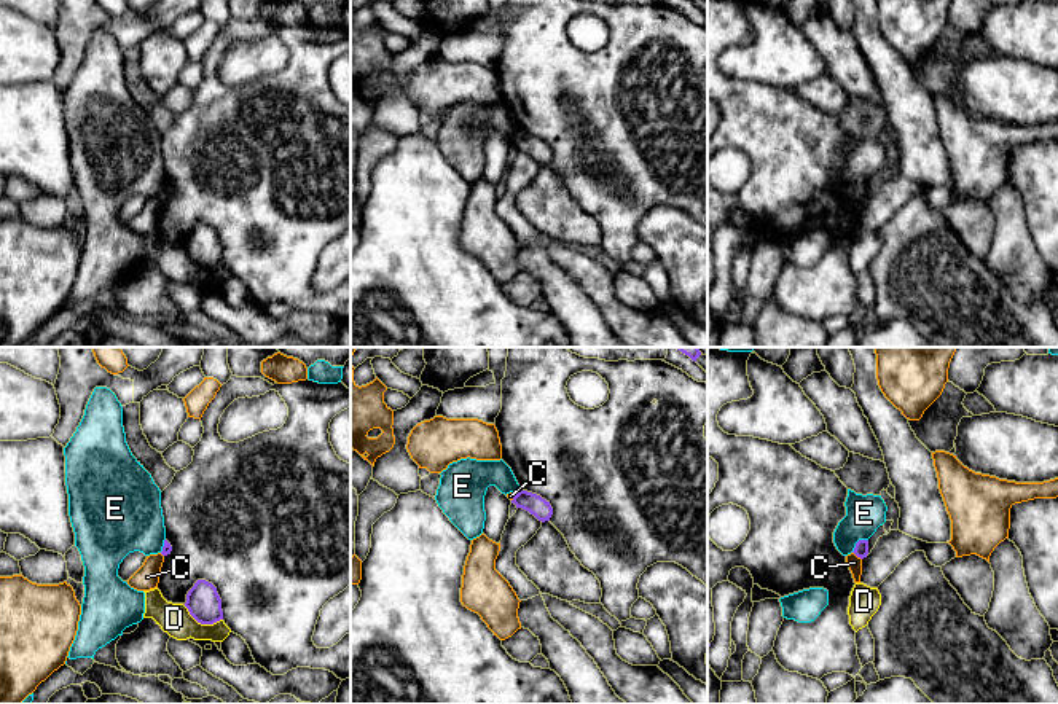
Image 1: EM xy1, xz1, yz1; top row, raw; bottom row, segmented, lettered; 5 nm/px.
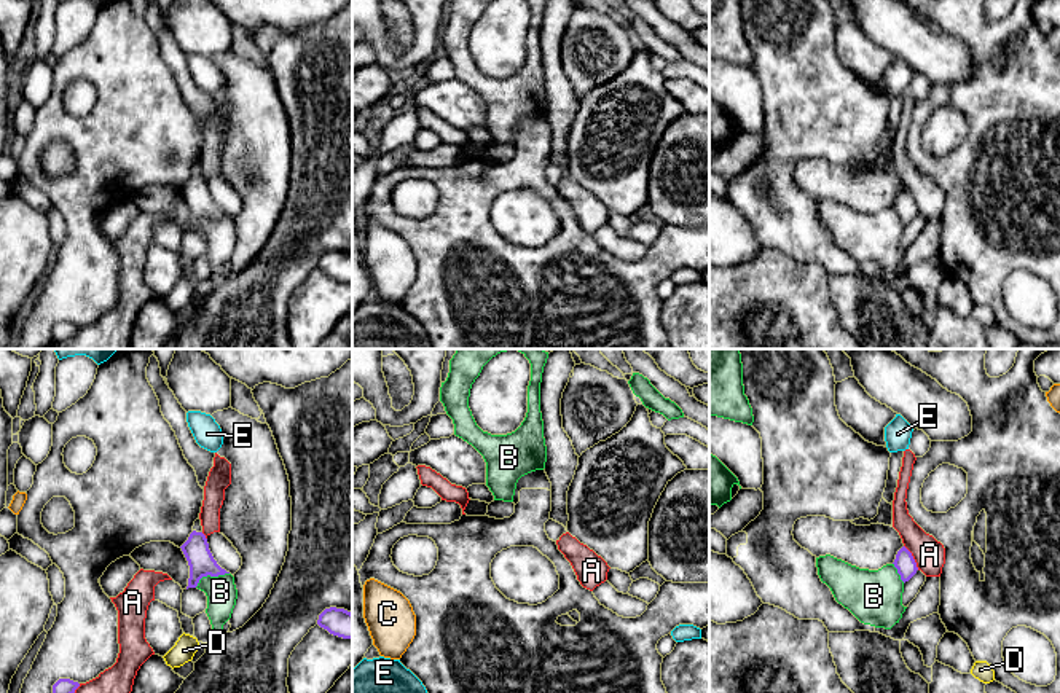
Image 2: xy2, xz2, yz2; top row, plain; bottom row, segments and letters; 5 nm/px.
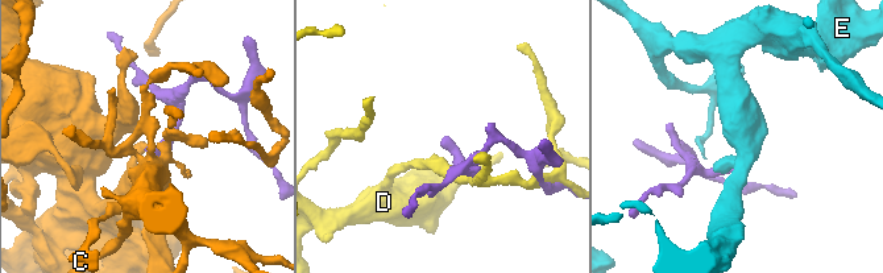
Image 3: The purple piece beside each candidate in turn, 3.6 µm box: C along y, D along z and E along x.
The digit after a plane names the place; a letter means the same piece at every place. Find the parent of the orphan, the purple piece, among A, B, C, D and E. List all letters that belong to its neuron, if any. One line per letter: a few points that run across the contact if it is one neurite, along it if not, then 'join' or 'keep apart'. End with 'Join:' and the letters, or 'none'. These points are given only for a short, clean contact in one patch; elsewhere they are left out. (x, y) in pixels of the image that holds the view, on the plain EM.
A: keep apart
B: keep apart
C: line yz1 (853, 195), (861, 203); keep apart
D: keep apart
E: line yz1 (867, 182), (861, 182), (851, 195); keep apart
Join: none

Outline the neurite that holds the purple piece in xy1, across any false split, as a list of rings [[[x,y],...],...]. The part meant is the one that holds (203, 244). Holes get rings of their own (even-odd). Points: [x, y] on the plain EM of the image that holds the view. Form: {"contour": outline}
{"contour": [[[198,223],[188,234],[185,250],[201,268],[214,268],[223,263],[221,242],[217,231],[206,223]]]}

